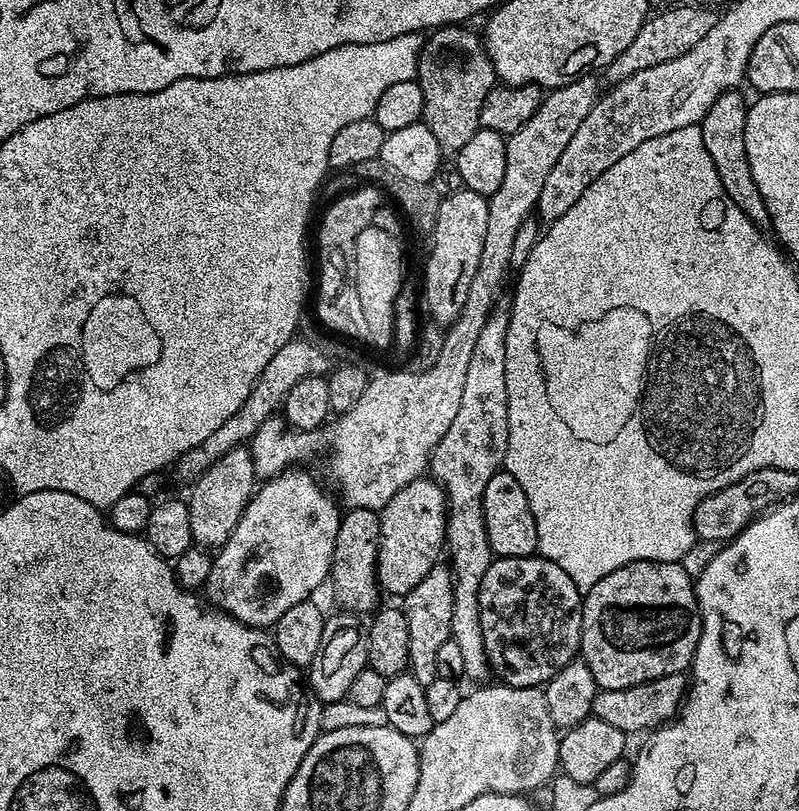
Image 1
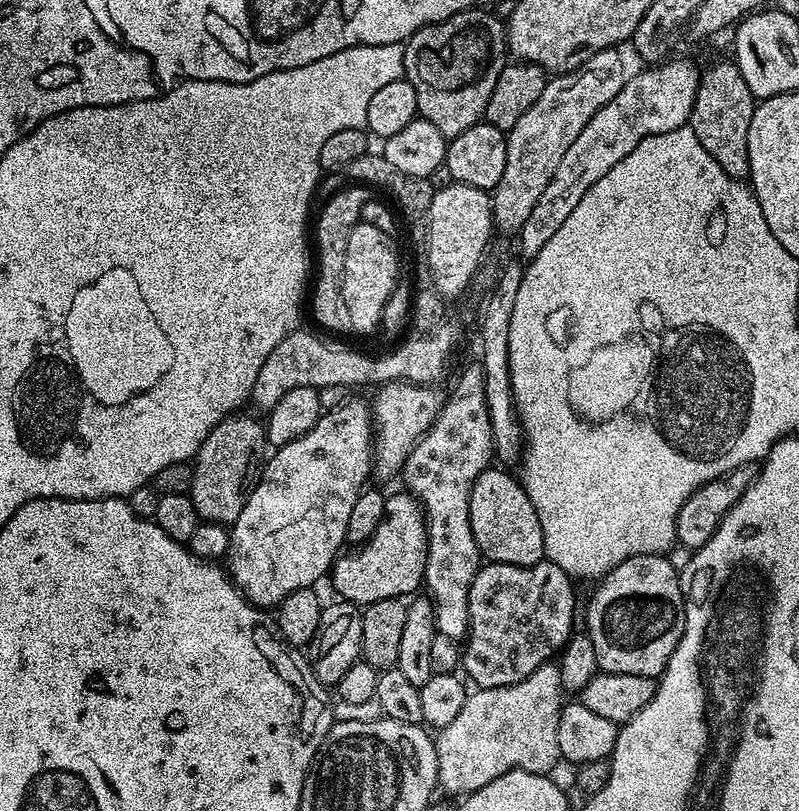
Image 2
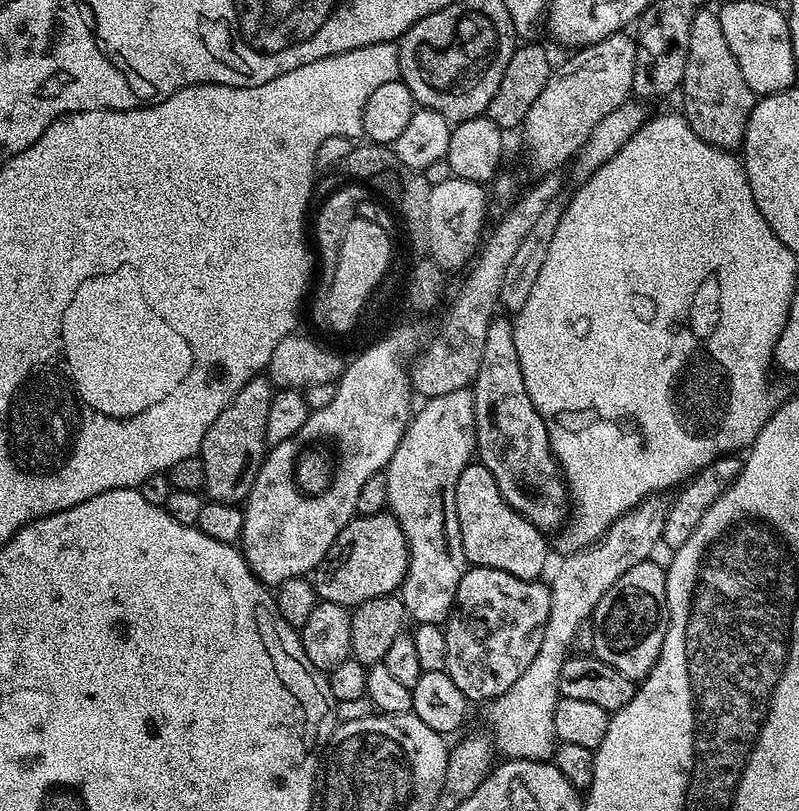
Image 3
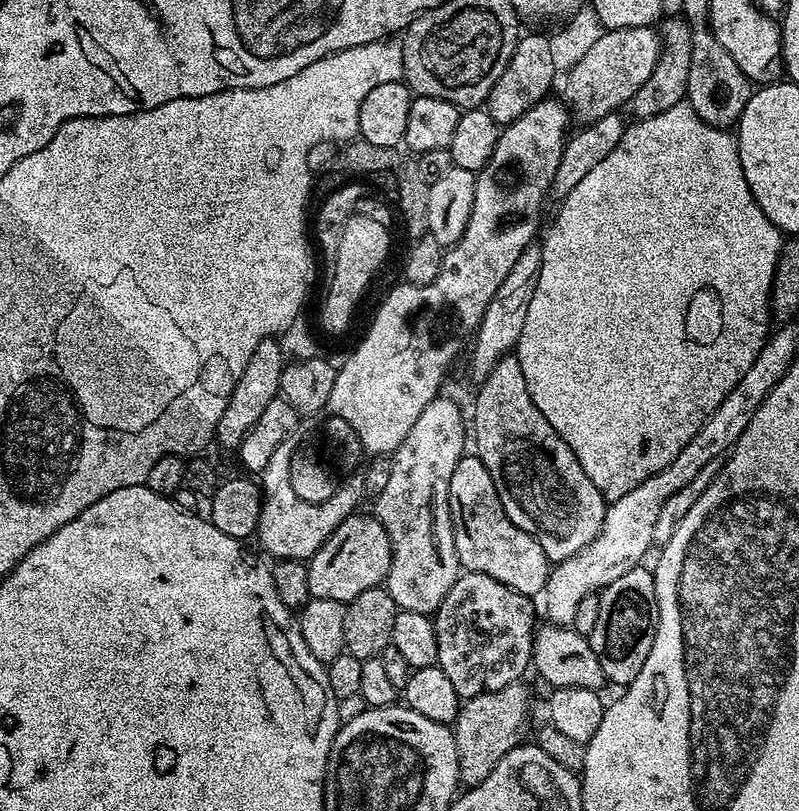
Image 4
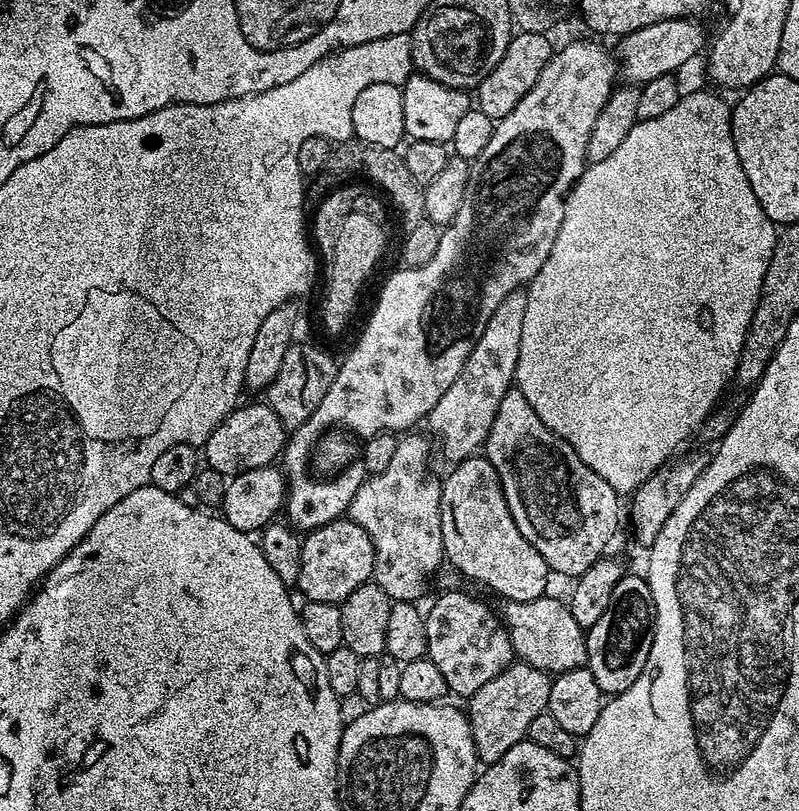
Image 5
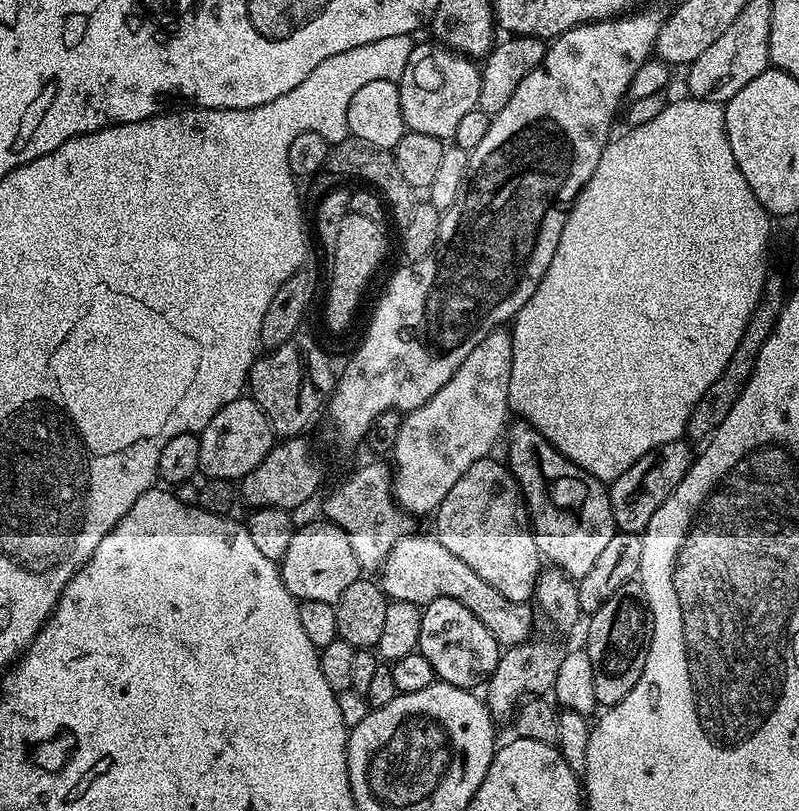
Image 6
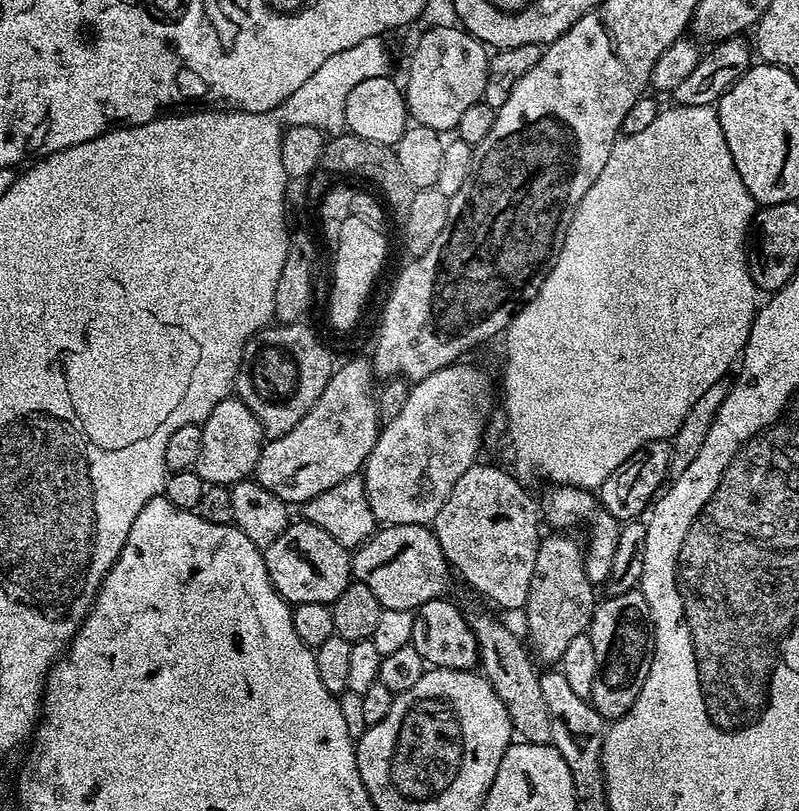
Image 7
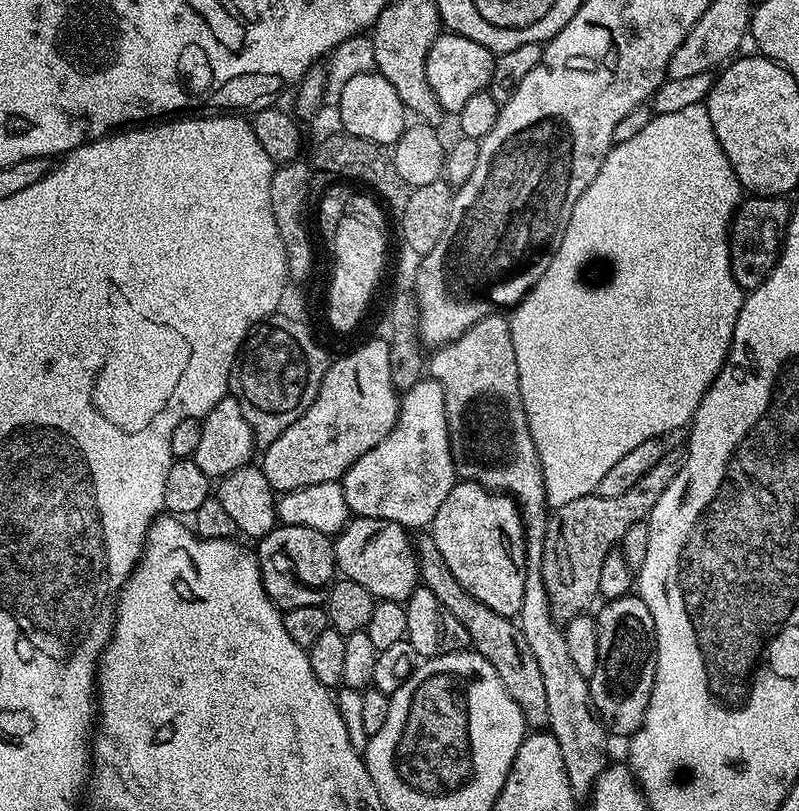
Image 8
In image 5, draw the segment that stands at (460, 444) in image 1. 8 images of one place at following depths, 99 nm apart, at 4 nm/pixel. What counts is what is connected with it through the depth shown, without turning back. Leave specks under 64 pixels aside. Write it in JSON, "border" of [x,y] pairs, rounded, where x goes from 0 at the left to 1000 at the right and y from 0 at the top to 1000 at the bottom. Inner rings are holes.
{"border":[[[521,535],[499,539],[498,555],[493,555],[488,575],[483,575],[478,584],[462,586],[456,597],[448,599],[448,609],[443,609],[443,619],[438,619],[433,633],[434,640],[448,644],[448,649],[463,658],[471,679],[468,718],[483,727],[492,742],[524,741],[541,709],[558,691],[553,668],[552,593],[536,583],[536,571],[541,567],[537,539],[516,536]]]}

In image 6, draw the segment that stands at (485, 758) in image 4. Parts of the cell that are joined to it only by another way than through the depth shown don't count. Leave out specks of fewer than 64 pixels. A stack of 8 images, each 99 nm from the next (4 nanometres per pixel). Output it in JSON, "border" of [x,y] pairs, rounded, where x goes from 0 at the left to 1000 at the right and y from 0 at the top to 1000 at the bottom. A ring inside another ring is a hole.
{"border":[[[662,787],[655,794],[646,794],[627,803],[623,821],[608,845],[608,867],[617,889],[640,889],[657,861],[676,861],[691,853],[693,841],[698,836],[698,826],[703,821],[707,800],[700,799],[691,789],[671,788]]]}

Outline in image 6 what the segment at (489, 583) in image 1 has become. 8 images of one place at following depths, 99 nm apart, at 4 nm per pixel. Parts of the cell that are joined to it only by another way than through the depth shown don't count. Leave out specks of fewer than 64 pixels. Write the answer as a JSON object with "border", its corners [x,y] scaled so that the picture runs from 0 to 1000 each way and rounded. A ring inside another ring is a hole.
{"border":[[[548,737],[543,742],[529,746],[526,761],[528,762],[528,782],[526,783],[524,803],[543,821],[547,840],[596,851],[610,845],[616,837],[618,826],[626,815],[628,795],[578,747],[578,742],[568,742],[568,737]]]}

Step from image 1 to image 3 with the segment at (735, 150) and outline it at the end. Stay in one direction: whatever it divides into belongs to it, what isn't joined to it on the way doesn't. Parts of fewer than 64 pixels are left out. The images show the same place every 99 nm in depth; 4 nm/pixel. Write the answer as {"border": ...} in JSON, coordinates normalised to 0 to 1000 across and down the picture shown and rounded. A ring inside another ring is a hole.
{"border":[[[886,7],[877,10],[874,17],[869,17],[869,28],[864,31],[864,67],[859,72],[859,91],[854,105],[854,115],[856,113],[854,142],[869,160],[869,165],[879,170],[879,175],[895,182],[921,185],[930,179],[936,147],[949,120],[939,111],[939,106],[934,106],[934,96],[929,96],[929,86],[924,86],[924,76],[919,76],[919,67],[904,43],[901,21],[892,11],[890,15],[889,10]]]}

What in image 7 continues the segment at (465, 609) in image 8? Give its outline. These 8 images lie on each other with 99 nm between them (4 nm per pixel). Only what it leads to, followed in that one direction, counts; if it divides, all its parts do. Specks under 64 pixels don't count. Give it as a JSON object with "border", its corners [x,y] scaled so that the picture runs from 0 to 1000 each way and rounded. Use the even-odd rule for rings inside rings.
{"border":[[[587,753],[584,761],[601,793],[599,822],[623,861],[628,861],[628,871],[633,871],[633,880],[638,880],[642,904],[657,917],[690,917],[688,875],[678,856],[676,829],[657,790],[652,785],[650,789],[623,761],[611,755]]]}

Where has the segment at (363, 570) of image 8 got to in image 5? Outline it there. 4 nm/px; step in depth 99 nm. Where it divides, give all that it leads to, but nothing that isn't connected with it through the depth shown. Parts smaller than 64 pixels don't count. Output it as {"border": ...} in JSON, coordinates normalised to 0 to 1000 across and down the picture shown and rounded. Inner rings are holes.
{"border":[[[682,732],[663,742],[650,745],[642,740],[631,740],[627,746],[623,755],[636,776],[642,805],[655,818],[687,831],[700,831],[735,820],[736,787],[732,776],[718,767],[718,757],[713,757],[705,739],[695,740],[691,732]]]}

